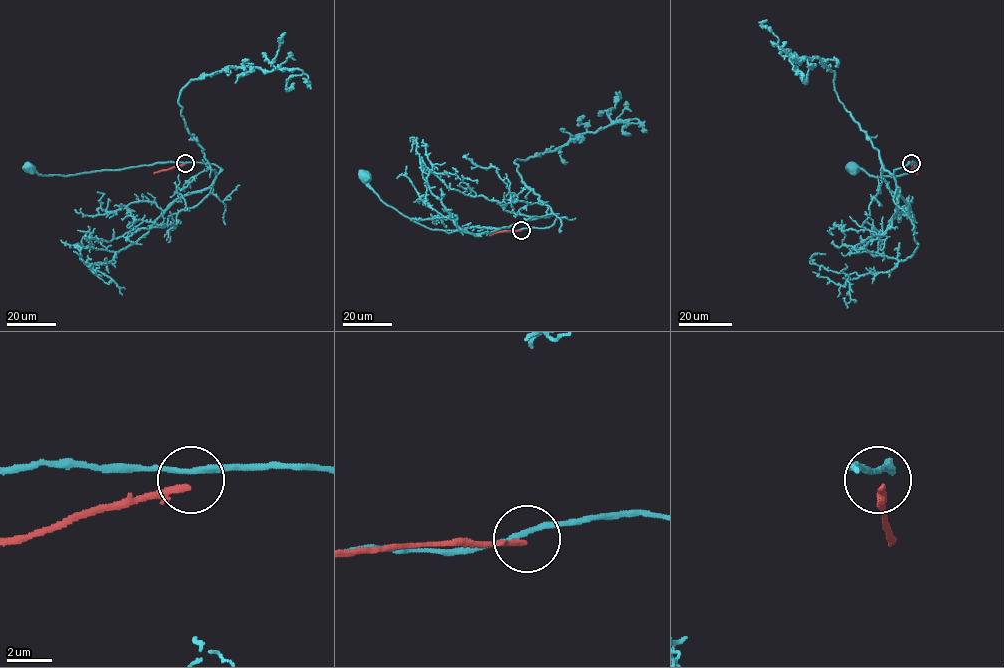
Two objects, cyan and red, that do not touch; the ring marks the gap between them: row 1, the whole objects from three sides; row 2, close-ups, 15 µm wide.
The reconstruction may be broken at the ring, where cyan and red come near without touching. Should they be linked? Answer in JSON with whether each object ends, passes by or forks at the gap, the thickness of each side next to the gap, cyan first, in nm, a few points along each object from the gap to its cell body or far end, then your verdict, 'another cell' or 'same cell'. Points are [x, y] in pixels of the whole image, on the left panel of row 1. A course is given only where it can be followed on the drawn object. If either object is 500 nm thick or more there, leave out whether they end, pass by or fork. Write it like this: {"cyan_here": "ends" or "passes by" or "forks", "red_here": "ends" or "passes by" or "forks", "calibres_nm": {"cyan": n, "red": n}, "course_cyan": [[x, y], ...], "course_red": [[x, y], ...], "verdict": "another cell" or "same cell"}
{"cyan_here": "passes by", "red_here": "ends", "calibres_nm": {"cyan": 240, "red": 220}, "course_cyan": [[185, 162], [157, 162], [68, 175], [39, 175], [30, 164], [28, 166]], "course_red": [[184, 164], [154, 173]], "verdict": "another cell"}

